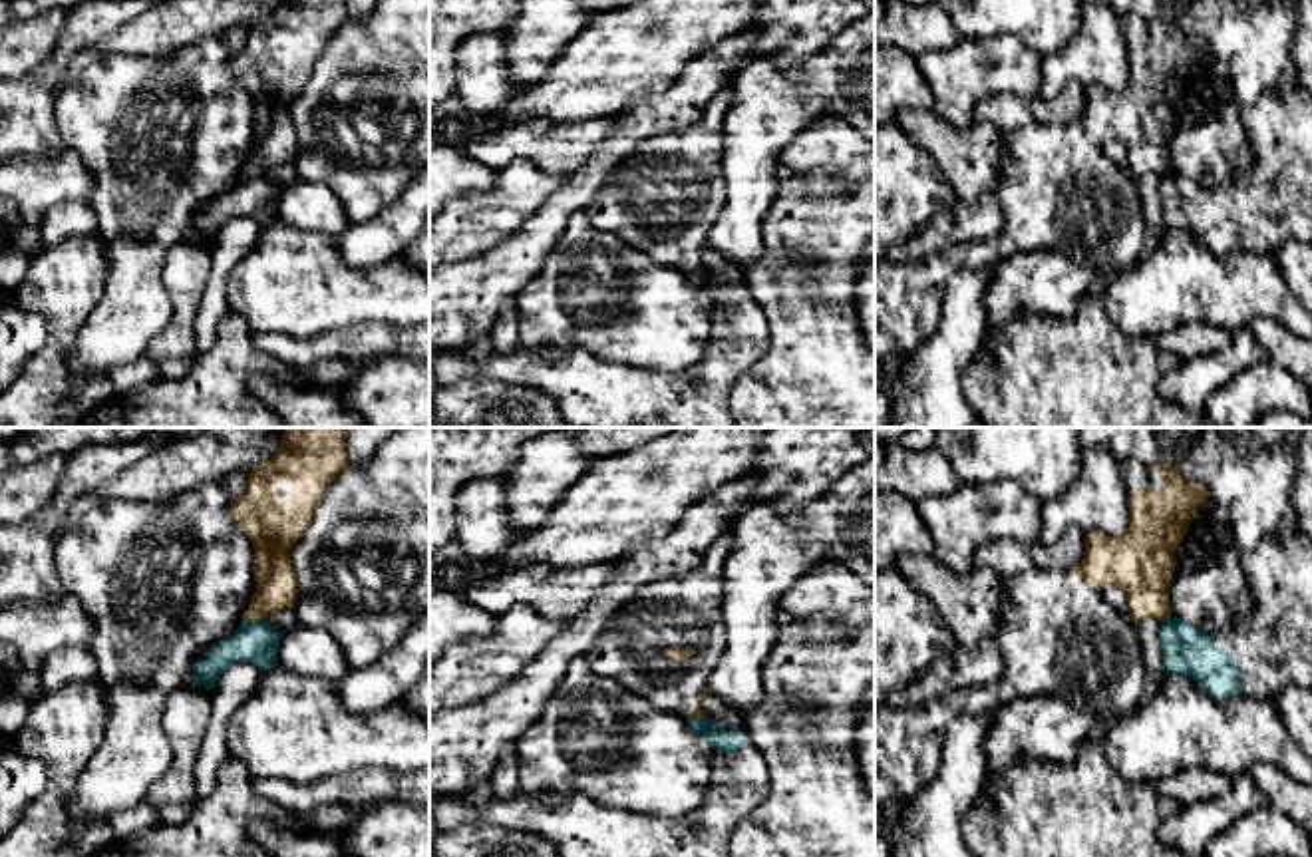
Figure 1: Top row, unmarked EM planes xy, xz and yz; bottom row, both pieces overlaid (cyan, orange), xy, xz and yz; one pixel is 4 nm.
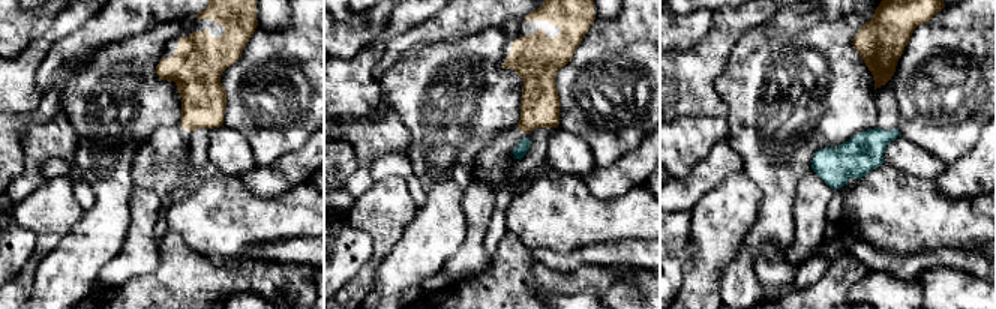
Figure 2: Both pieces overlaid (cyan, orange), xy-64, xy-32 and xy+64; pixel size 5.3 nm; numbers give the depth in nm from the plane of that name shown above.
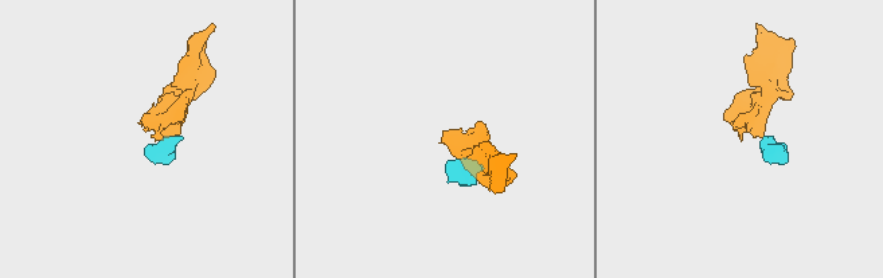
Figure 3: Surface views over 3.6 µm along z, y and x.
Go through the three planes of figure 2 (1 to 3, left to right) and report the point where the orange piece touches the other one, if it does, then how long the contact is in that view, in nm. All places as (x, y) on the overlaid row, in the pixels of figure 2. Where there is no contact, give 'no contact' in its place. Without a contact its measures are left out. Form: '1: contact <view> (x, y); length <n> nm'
1: no contact
2: no contact
3: no contact

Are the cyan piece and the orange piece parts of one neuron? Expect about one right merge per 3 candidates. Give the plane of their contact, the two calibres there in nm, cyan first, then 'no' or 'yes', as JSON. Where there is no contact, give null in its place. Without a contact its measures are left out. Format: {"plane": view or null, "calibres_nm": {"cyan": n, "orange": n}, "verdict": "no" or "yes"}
{"plane": "xy", "calibres_nm": {"cyan": 170, "orange": 160}, "verdict": "no"}

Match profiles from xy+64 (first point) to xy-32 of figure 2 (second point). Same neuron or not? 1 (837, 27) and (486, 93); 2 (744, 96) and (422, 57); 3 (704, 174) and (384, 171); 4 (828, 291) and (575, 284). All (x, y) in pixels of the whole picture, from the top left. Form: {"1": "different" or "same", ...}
{"1": "same", "2": "same", "3": "same", "4": "same"}

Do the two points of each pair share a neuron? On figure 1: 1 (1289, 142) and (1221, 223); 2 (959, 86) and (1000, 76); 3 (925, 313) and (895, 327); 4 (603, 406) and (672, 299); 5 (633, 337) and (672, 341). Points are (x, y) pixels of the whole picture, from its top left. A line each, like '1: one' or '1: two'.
1: one
2: one
3: one
4: two
5: one

